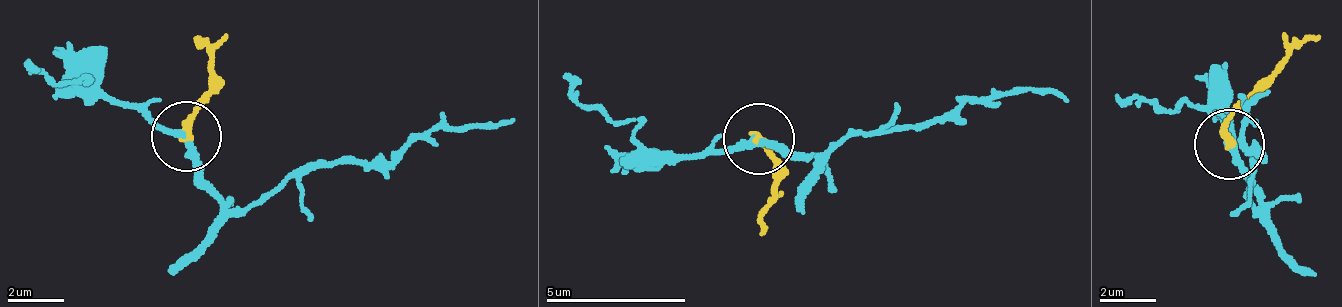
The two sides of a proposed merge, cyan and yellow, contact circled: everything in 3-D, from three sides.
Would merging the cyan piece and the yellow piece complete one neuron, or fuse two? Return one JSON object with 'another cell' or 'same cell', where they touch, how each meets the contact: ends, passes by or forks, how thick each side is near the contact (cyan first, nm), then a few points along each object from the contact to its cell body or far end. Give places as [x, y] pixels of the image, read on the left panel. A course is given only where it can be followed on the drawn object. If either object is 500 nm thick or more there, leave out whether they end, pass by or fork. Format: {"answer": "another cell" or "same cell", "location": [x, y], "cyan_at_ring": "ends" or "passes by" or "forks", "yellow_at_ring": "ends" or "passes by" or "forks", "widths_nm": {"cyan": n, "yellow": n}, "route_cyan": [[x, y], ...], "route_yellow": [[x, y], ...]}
{"answer": "same cell", "location": [186, 136], "cyan_at_ring": "passes by", "yellow_at_ring": "ends", "widths_nm": {"cyan": 240, "yellow": 300}, "route_cyan": [[188, 138], [203, 182], [246, 210], [292, 175], [362, 162], [394, 161], [468, 125], [513, 120]], "route_yellow": [[188, 138], [195, 103], [210, 84], [200, 35]]}

